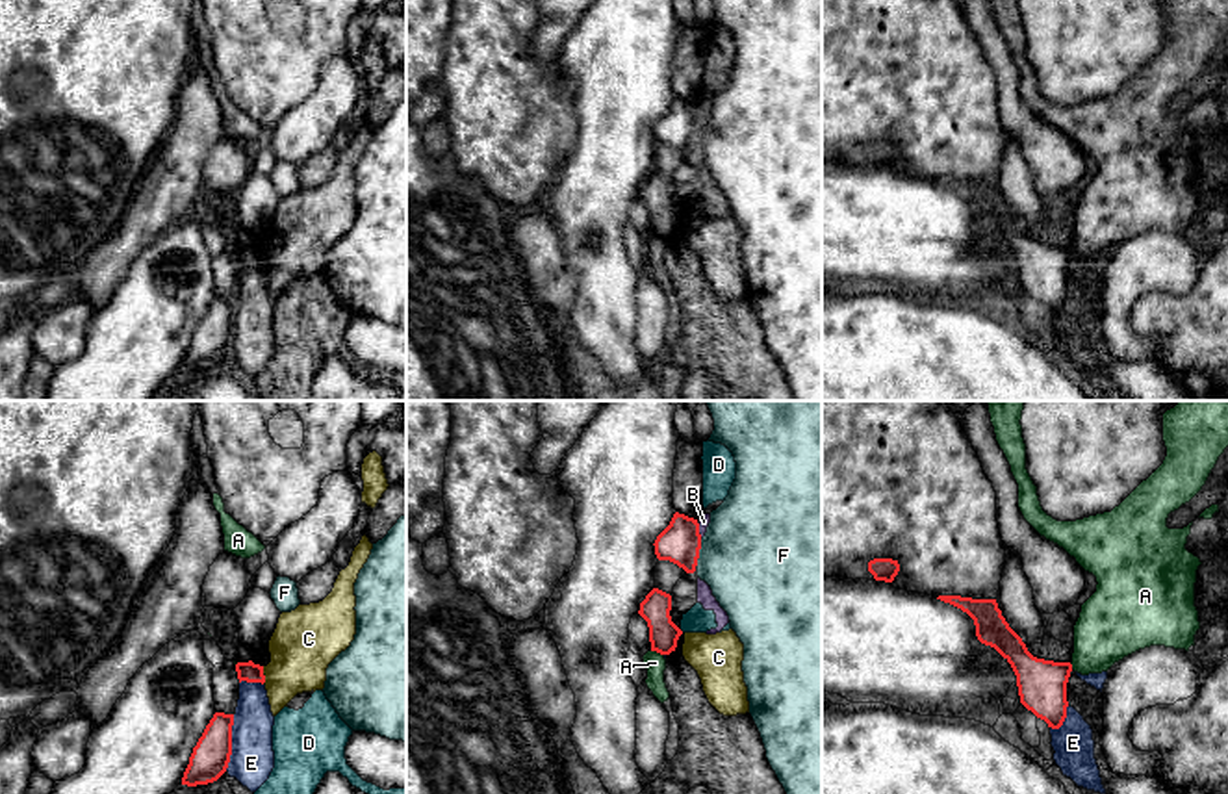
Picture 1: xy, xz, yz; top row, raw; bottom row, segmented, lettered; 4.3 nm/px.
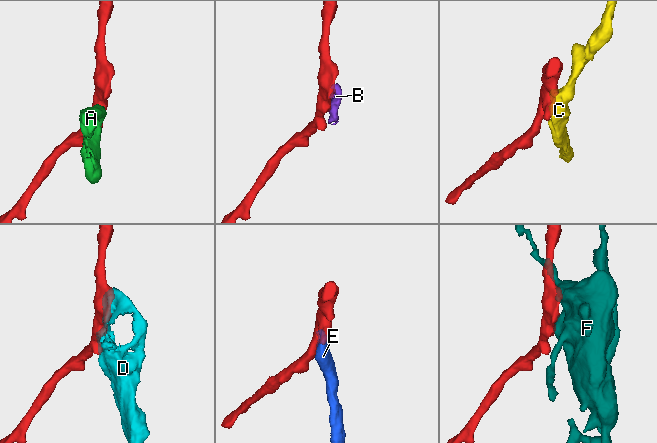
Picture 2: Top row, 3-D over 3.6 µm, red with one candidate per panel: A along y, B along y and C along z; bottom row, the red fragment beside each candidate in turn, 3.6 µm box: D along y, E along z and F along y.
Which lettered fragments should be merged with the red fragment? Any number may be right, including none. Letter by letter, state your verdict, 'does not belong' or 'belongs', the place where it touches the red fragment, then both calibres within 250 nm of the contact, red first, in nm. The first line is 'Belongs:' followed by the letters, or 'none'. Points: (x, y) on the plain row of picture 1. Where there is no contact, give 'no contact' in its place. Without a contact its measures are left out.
Belongs: none
A: does not belong; meets red in xz at (657, 236); 130 nm thick on the red side, 90 nm on the other
B: does not belong; meets red in xz at (698, 115); 180 nm thick on the red side, 50 nm on the other
C: does not belong; meets red in xy at (264, 260); 90 nm thick on the red side, 280 nm on the other
D: does not belong; no contact
E: does not belong; meets red in xy at (230, 327); 170 nm thick on the red side, 190 nm on the other
F: does not belong; meets red in xz at (698, 138); 180 nm thick on the red side, 480 nm on the other

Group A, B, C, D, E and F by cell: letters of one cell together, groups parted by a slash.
A E / B D / C / F

